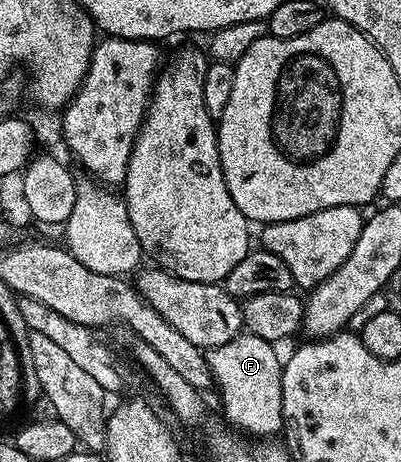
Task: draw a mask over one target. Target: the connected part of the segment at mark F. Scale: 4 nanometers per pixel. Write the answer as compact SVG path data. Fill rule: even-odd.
M243 331L231 343L223 343L207 353L209 371L215 387L221 391L221 405L230 421L228 424L250 438L257 437L253 439L269 439L272 433L280 434L283 429L283 361L273 349L276 349L274 342Z

